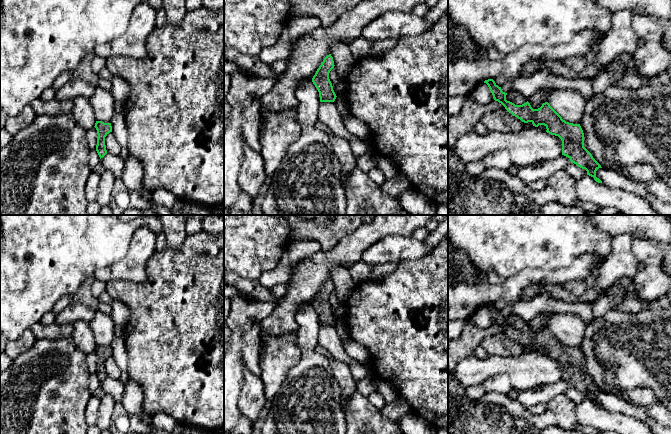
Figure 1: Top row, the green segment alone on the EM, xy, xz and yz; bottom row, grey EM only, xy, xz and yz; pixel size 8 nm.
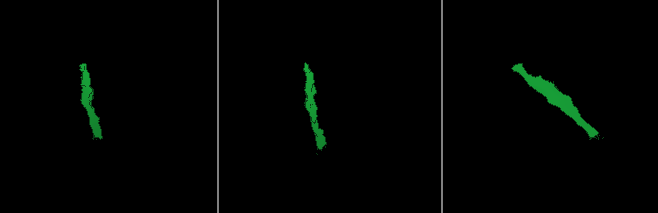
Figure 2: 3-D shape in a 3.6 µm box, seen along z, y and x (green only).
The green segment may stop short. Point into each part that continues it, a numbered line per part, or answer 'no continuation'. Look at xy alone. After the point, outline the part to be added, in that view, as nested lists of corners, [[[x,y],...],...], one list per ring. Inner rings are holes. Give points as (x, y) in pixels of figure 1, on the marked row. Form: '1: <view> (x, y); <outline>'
no continuation

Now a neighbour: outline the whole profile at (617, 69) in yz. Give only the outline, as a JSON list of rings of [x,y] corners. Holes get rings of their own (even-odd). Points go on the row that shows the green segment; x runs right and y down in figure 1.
[[[613,61],[613,62],[611,62],[610,67],[608,68],[608,71],[611,73],[611,75],[614,78],[620,79],[623,77],[625,71],[626,71],[626,68],[621,62]]]

